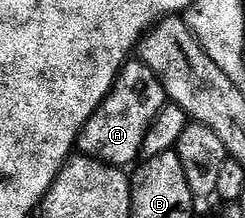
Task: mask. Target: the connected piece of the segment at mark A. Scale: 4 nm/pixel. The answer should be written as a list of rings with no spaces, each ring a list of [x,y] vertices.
[[[124,62],[98,112],[80,130],[78,153],[120,168],[130,167],[130,162],[138,163],[143,152],[145,136],[161,108],[168,105],[168,102],[161,80],[144,62]]]

